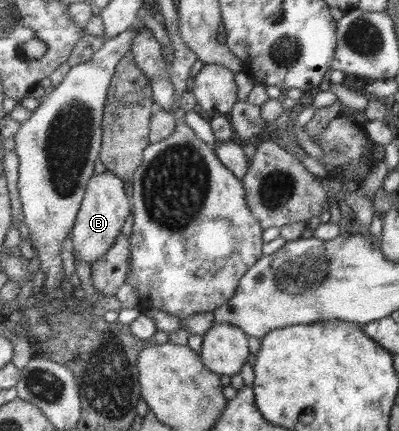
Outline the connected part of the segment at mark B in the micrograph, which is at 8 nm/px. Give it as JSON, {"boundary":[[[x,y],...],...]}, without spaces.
{"boundary":[[[105,170],[95,173],[86,183],[87,187],[80,203],[79,213],[70,232],[72,239],[73,255],[75,260],[92,265],[103,257],[109,247],[115,243],[121,234],[124,222],[129,217],[129,199],[125,194],[124,181],[113,172]]]}

